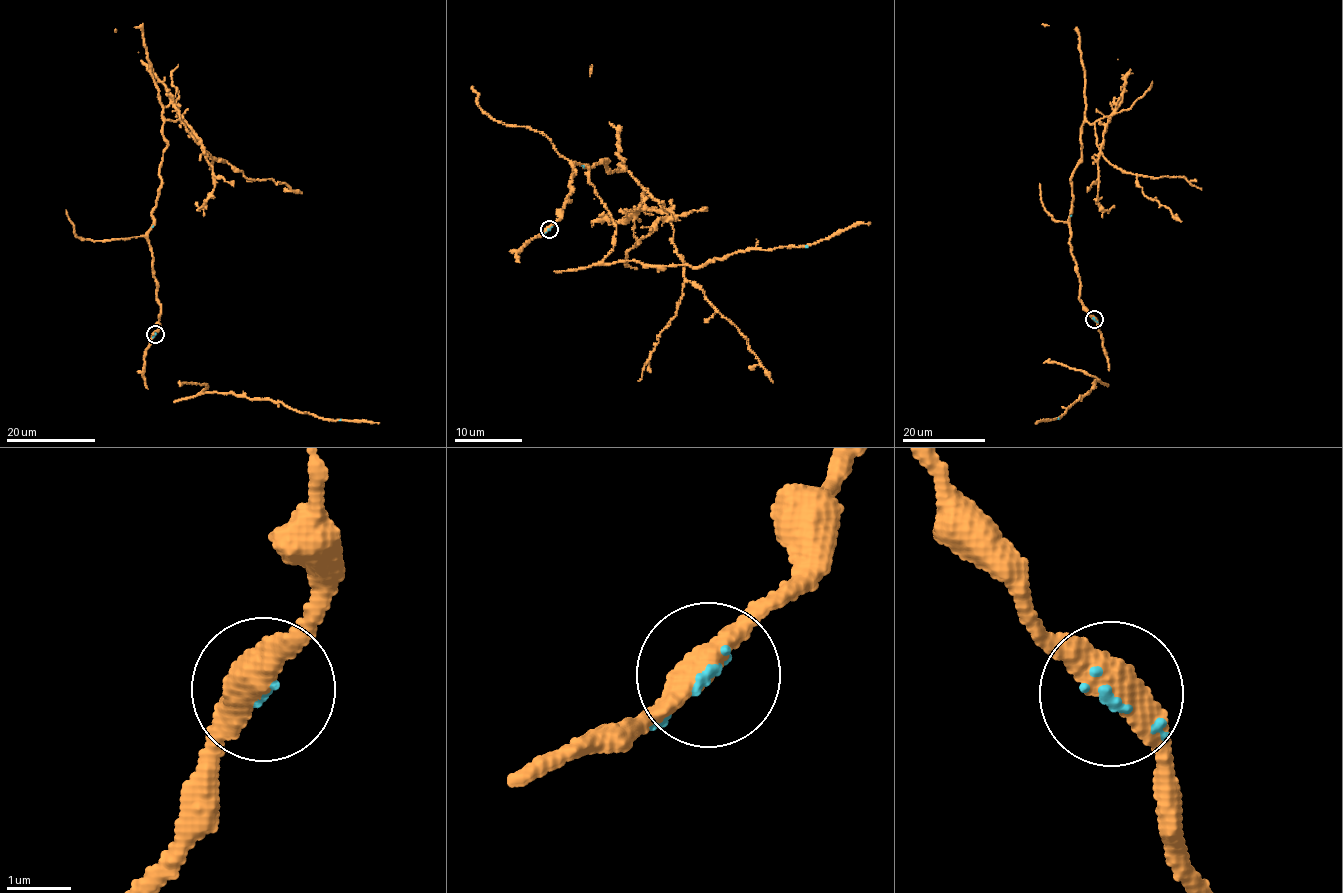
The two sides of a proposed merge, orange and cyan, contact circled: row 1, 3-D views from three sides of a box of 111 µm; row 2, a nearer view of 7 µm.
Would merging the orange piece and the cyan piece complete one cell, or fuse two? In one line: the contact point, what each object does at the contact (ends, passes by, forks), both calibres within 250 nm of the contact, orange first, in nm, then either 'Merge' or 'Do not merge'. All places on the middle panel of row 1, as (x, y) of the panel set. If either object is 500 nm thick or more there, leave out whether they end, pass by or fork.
Place: (549, 229). At the ring orange passes by. At the ring cyan ends. Thickness 440 nm (orange) against 70 nm. Merge

